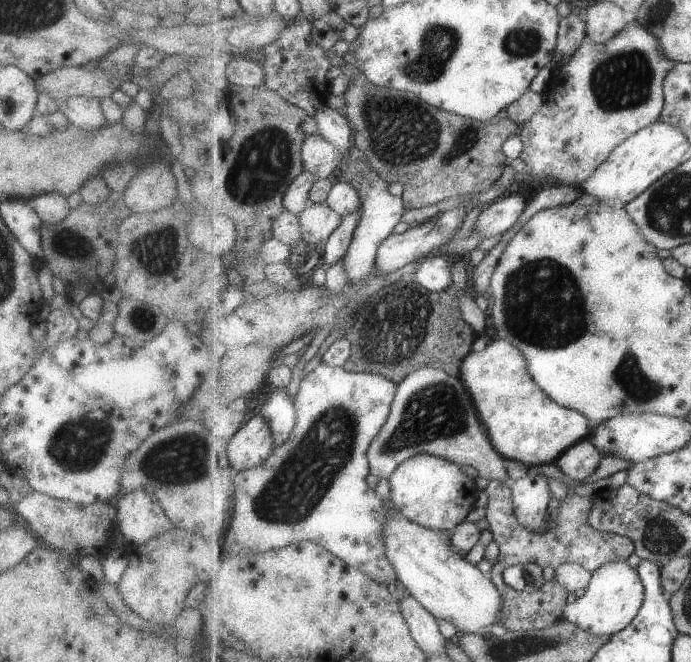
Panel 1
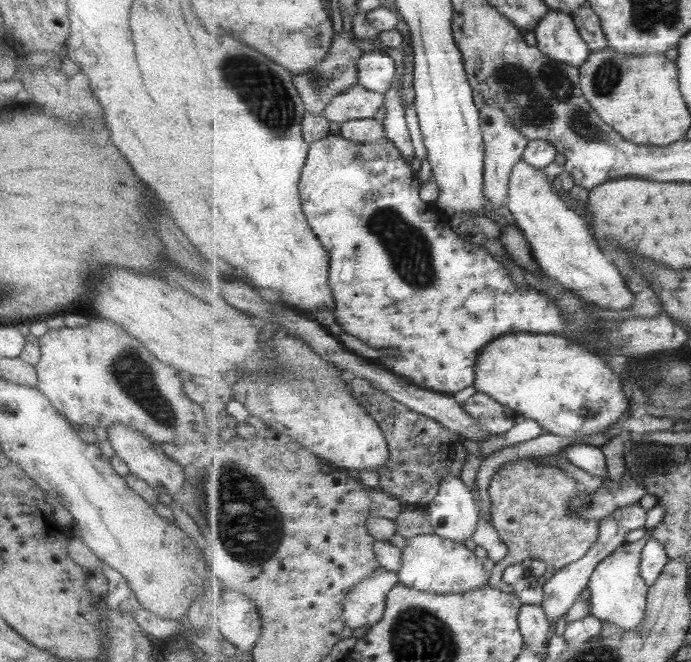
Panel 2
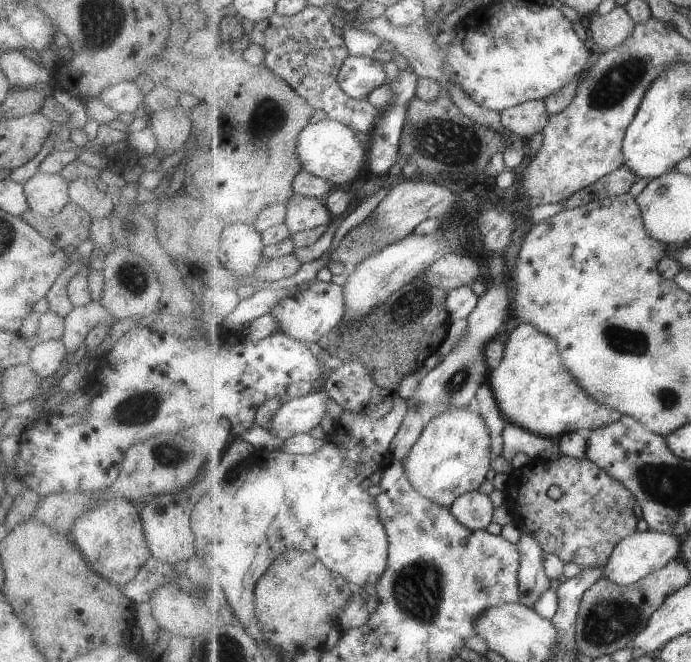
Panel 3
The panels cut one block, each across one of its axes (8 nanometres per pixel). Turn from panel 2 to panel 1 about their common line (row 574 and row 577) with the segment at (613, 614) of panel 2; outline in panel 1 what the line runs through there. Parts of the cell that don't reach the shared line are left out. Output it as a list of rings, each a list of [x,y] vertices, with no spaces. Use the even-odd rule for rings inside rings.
[[[610,560],[610,562],[605,563],[594,571],[591,582],[586,588],[586,593],[582,597],[579,597],[574,603],[567,602],[564,610],[566,620],[594,635],[613,636],[615,633],[622,631],[626,626],[629,626],[629,623],[640,613],[645,597],[646,586],[638,567],[633,568],[628,561],[613,562]]]

